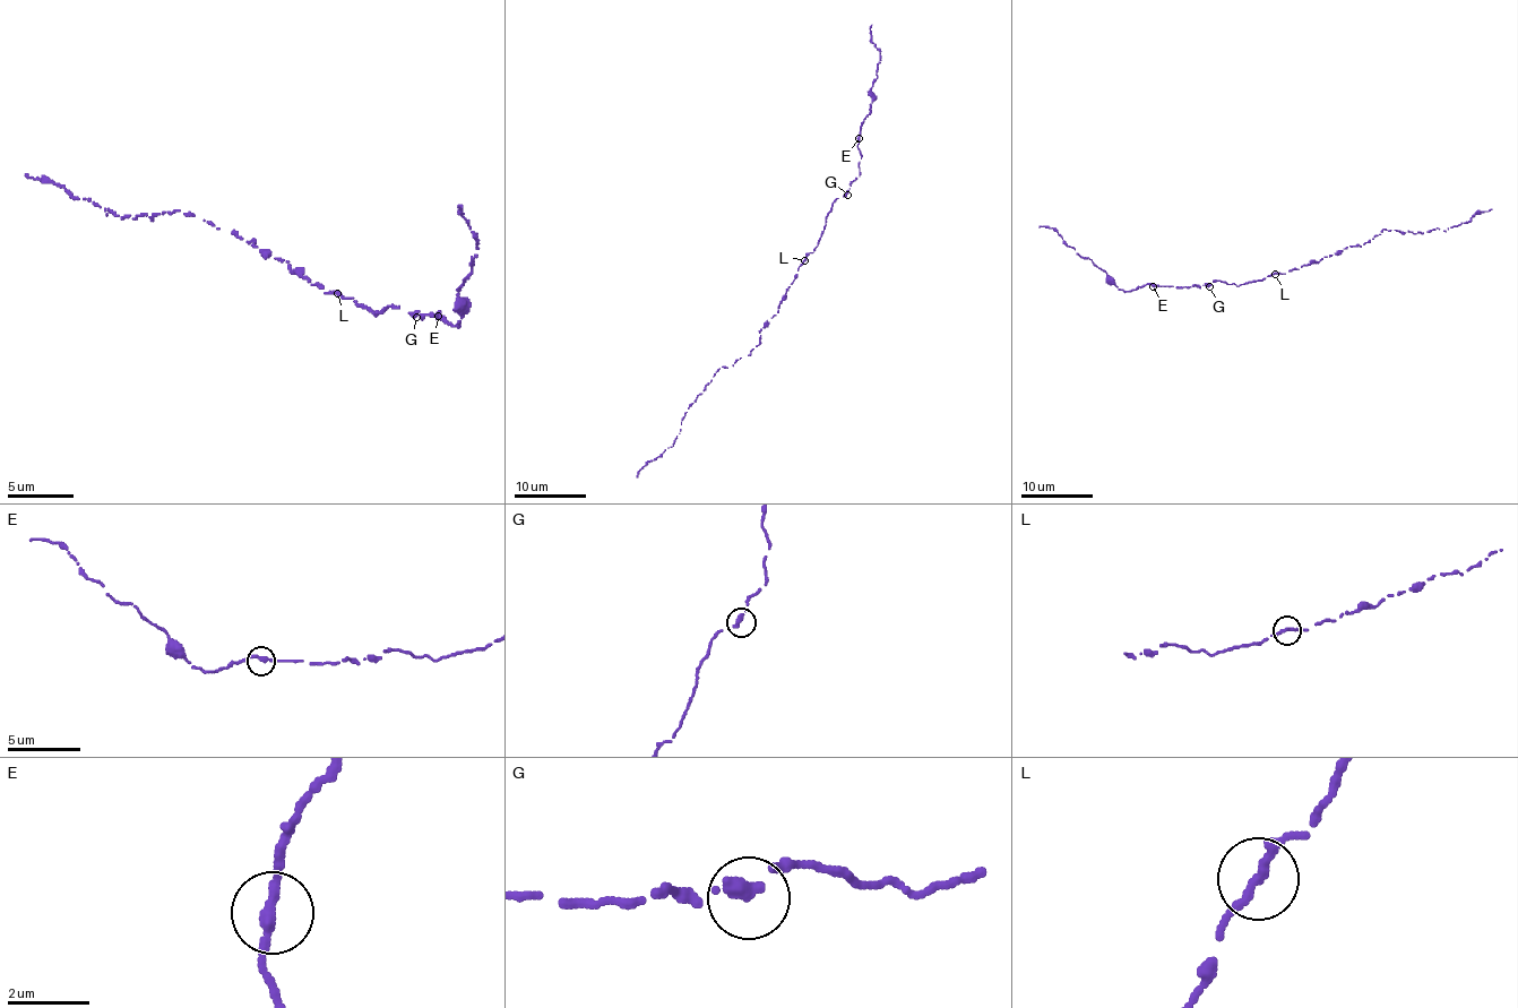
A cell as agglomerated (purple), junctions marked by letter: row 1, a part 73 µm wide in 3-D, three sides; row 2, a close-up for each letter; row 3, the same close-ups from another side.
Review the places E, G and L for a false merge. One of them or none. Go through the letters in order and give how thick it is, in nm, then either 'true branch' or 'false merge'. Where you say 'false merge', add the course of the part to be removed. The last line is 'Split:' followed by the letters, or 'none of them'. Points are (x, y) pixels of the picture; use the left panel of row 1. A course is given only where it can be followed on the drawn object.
E: calibre 240 nm; true branch
G: calibre 280 nm; true branch
L: calibre 240 nm; true branch
Split: none of them

